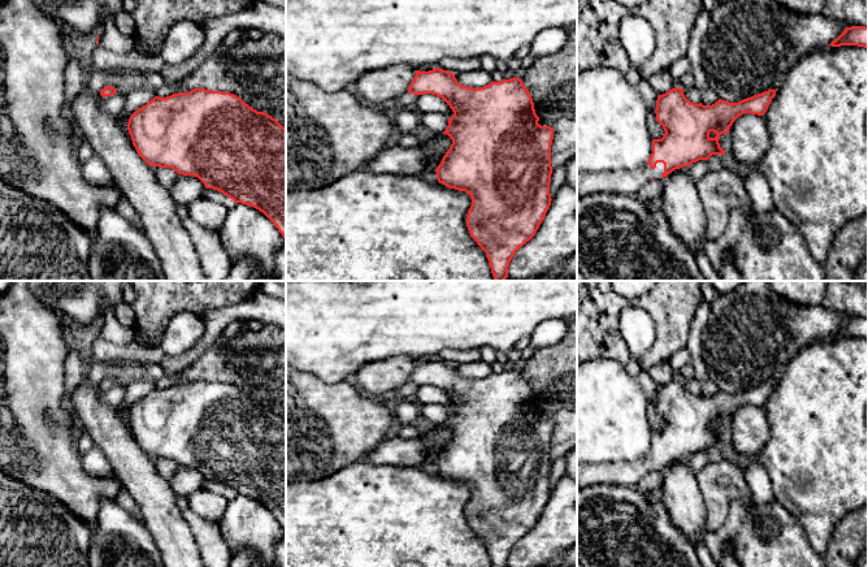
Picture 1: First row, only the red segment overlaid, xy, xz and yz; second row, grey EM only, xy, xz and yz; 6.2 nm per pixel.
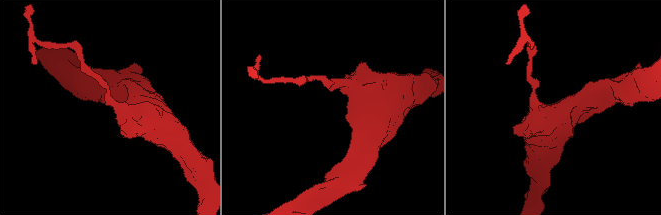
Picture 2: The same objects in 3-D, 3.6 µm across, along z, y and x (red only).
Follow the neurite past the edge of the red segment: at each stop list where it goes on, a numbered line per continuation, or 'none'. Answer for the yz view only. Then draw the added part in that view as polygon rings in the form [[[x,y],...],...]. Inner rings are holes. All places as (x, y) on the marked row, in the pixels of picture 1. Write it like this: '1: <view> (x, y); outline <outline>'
1: yz (621, 181); outline [[[663,163],[655,169],[645,164],[638,169],[577,172],[577,198],[598,192],[635,194],[652,179],[661,179],[663,173]]]

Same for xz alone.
none

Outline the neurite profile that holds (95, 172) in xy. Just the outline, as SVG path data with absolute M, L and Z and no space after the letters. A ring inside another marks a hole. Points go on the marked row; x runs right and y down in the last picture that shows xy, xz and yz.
M95 153L82 164L81 169L88 183L97 186L117 186L105 163Z

